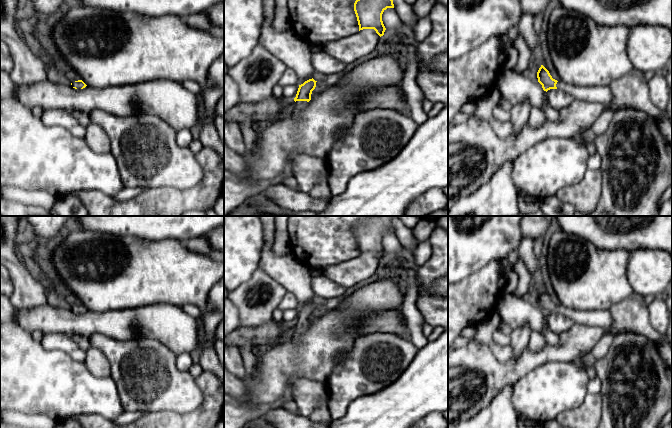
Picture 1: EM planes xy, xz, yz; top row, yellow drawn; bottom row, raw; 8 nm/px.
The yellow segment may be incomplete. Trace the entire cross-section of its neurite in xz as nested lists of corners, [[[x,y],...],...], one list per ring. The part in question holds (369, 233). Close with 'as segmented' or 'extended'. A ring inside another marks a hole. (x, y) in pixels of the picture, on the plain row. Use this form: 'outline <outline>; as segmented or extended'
outline [[[369,216],[354,227],[359,255],[374,253],[381,261],[386,254],[382,238],[387,232],[394,232],[392,216]]]; as segmented

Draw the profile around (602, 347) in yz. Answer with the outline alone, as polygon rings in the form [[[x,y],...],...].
[[[606,332],[590,352],[590,360],[595,361],[602,359],[611,349],[614,336],[610,332]]]

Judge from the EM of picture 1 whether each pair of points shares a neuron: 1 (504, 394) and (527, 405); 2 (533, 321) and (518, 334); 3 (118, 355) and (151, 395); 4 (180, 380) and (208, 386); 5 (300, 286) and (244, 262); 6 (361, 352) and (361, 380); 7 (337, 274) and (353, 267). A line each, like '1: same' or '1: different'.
1: different
2: different
3: same
4: different
5: different
6: same
7: same

